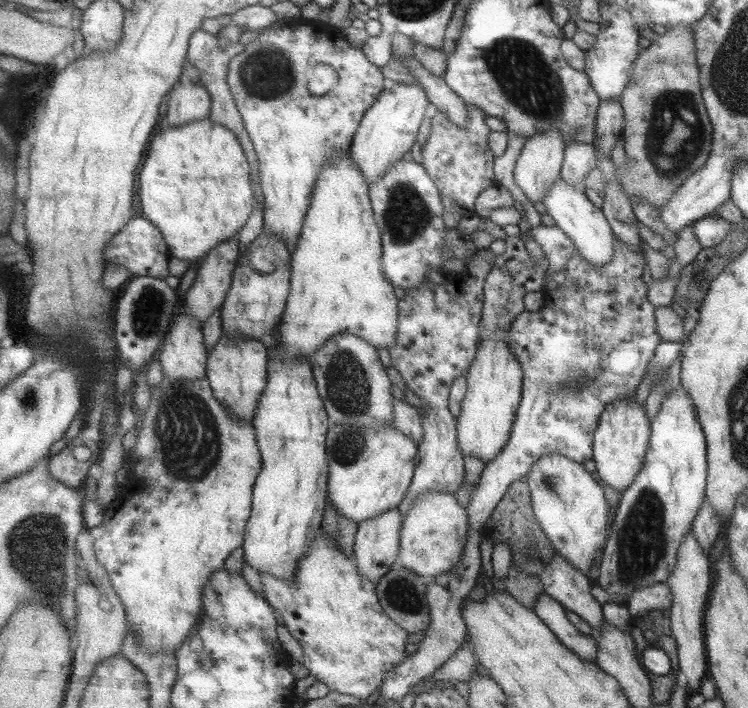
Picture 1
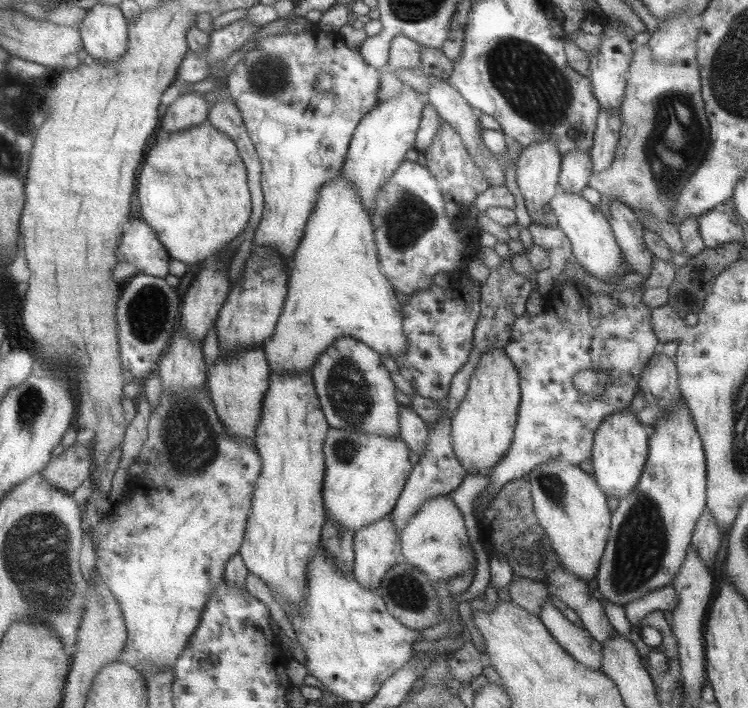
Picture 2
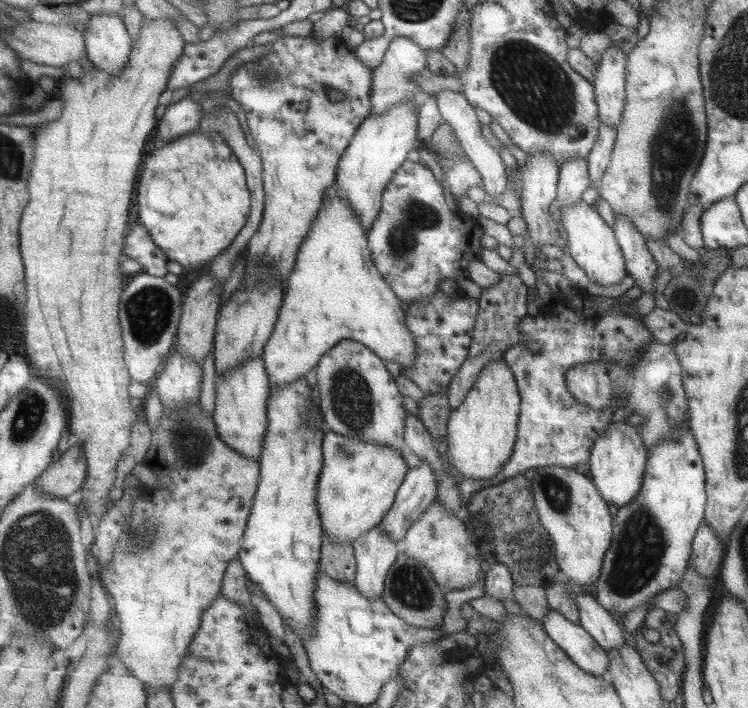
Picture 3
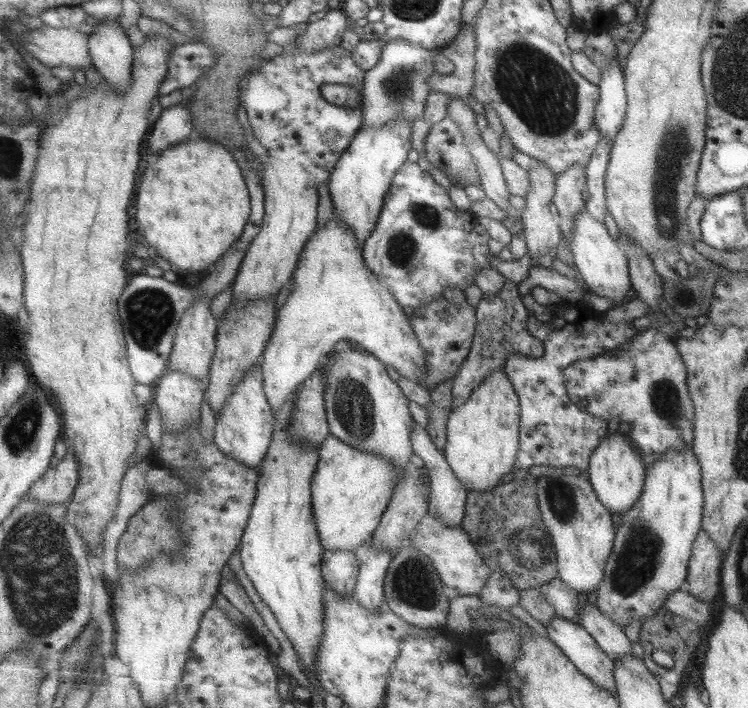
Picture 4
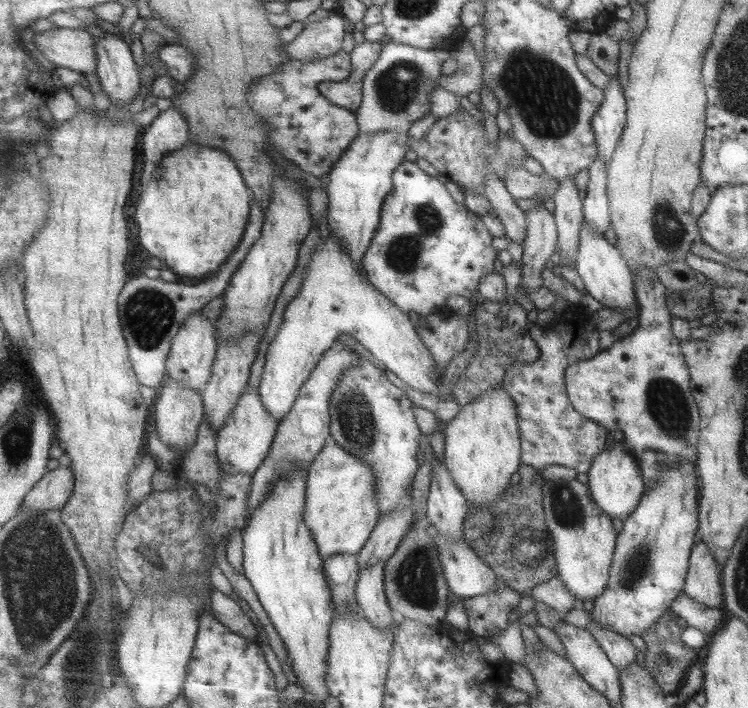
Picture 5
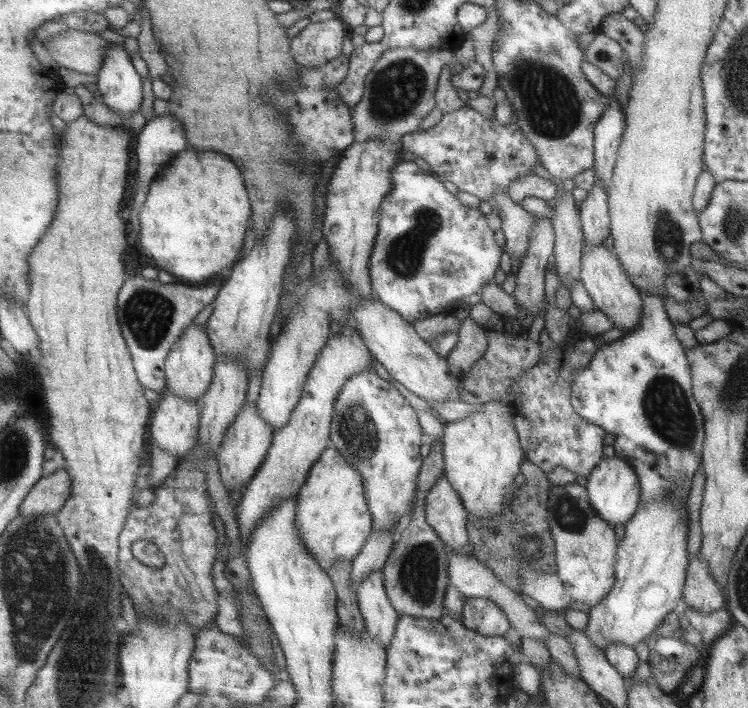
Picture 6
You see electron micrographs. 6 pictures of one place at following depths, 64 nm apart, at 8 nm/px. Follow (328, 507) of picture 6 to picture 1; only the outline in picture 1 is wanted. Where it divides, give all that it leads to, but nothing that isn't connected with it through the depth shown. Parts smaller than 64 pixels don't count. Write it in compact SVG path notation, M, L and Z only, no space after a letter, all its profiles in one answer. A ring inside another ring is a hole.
M333 424L328 434L330 462L328 499L349 520L362 524L396 507L405 497L414 474L413 456L418 446L390 424L349 426Z

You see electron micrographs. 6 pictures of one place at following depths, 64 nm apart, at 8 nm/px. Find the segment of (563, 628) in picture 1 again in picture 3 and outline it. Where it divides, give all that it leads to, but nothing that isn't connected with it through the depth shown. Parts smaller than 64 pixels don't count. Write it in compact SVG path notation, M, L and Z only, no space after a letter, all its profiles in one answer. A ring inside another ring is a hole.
M550 610L541 620L545 634L583 672L608 679L608 654L578 624L567 620L556 610Z

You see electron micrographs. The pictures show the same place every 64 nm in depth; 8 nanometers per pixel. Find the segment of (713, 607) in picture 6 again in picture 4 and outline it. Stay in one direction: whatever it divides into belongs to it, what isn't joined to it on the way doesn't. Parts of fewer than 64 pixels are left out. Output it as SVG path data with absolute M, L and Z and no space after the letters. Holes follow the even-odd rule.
M700 530L693 541L684 588L693 598L713 604L719 592L722 555L715 543Z

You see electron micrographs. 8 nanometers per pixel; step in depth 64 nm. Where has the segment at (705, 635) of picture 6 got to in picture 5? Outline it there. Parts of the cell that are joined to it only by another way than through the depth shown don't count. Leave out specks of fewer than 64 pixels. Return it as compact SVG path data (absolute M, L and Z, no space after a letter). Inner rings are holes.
M679 592L678 597L671 603L669 610L673 611L678 618L683 618L686 626L699 629L703 636L712 635L722 628L726 612L723 609L707 608L702 604L693 602L684 592Z

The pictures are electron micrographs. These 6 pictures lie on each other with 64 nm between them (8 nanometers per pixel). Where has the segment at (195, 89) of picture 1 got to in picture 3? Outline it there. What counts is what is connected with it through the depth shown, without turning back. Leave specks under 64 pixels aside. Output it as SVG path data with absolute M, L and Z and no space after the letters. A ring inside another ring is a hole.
M189 98L179 100L169 105L159 121L156 130L156 140L163 143L178 140L180 136L187 136L198 131L201 117L204 116L202 105Z

